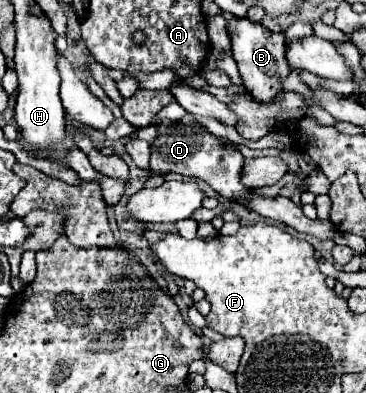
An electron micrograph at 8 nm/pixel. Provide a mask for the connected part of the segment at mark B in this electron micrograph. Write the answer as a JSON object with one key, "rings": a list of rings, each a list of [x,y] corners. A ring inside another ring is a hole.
{"rings":[[[234,17],[228,23],[228,33],[232,37],[232,55],[234,55],[236,63],[238,63],[238,71],[240,71],[240,77],[242,77],[242,85],[246,87],[246,91],[258,103],[270,103],[270,101],[274,101],[274,97],[282,91],[282,81],[290,75],[290,65],[286,61],[286,41],[284,41],[284,35],[282,33],[272,33],[266,27],[262,27],[260,23],[252,23],[246,17],[244,19]]]}

